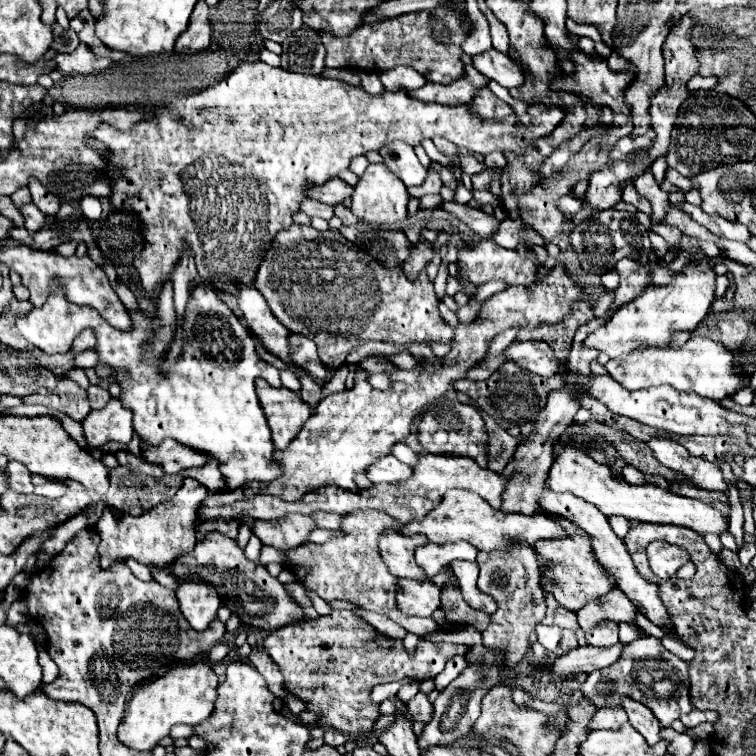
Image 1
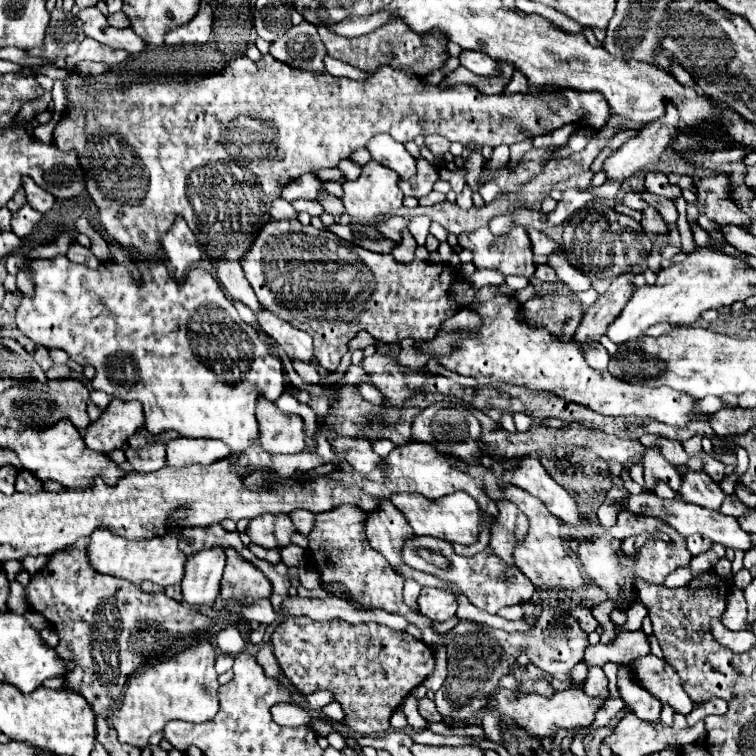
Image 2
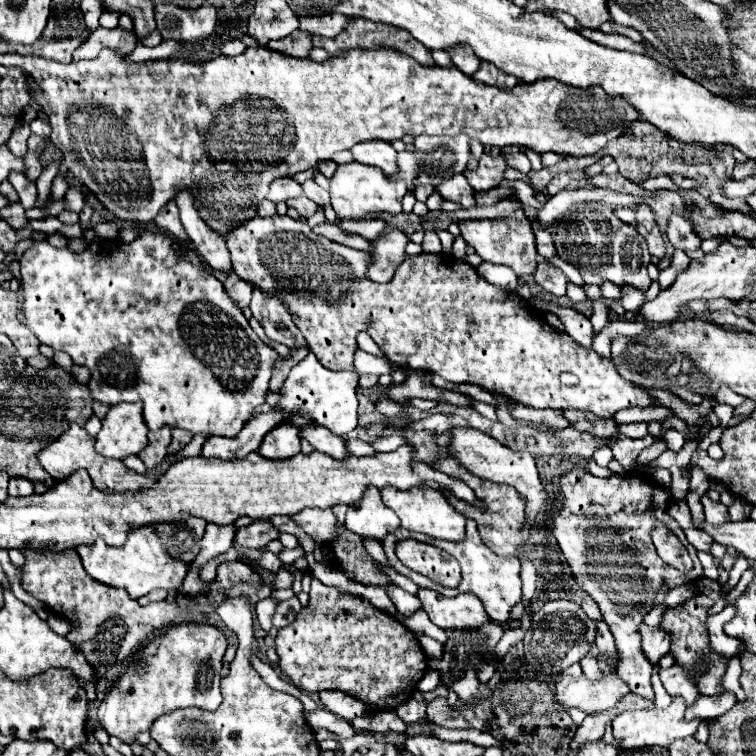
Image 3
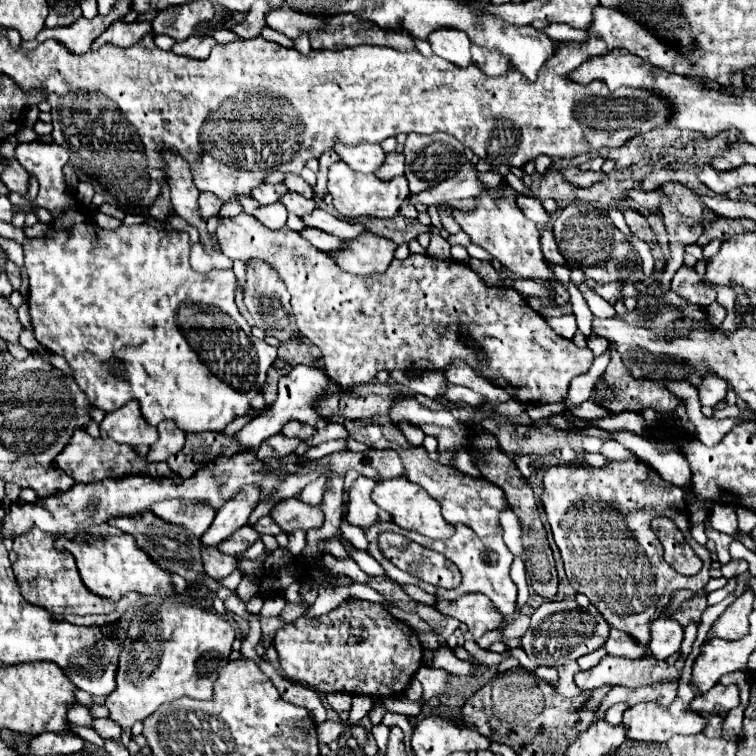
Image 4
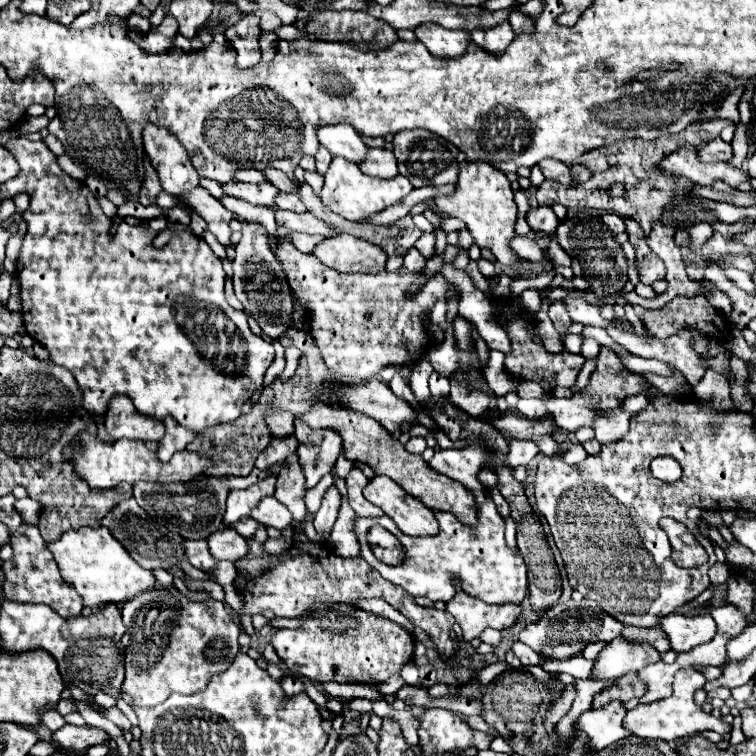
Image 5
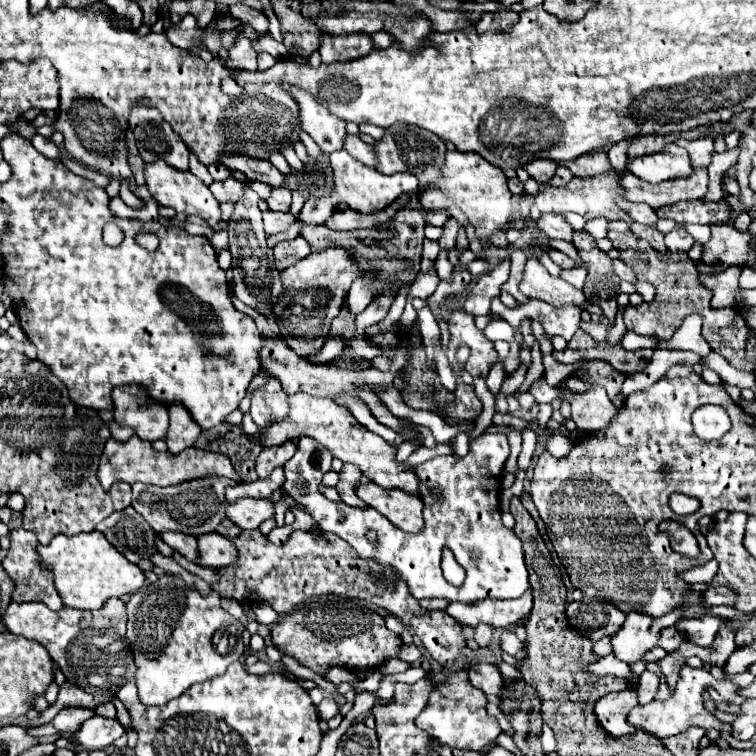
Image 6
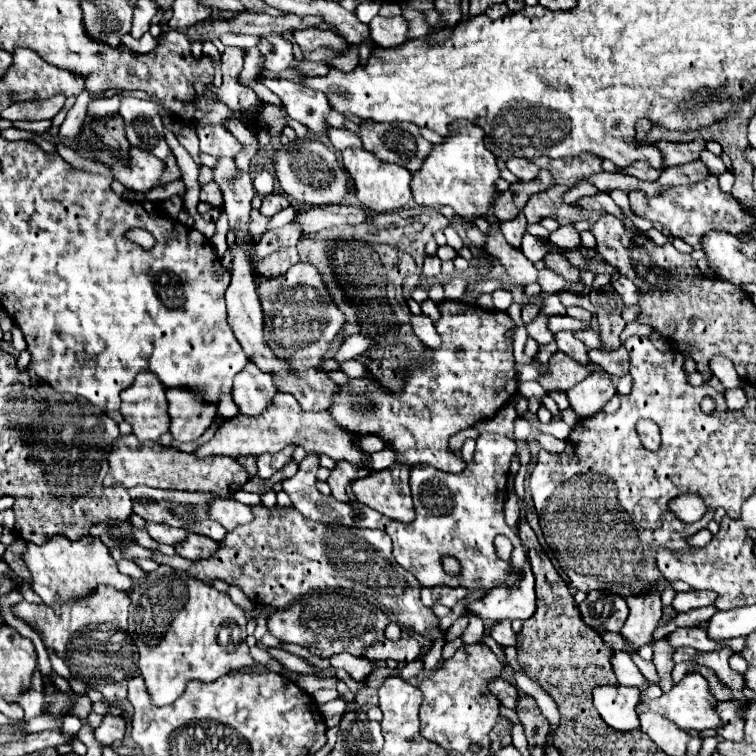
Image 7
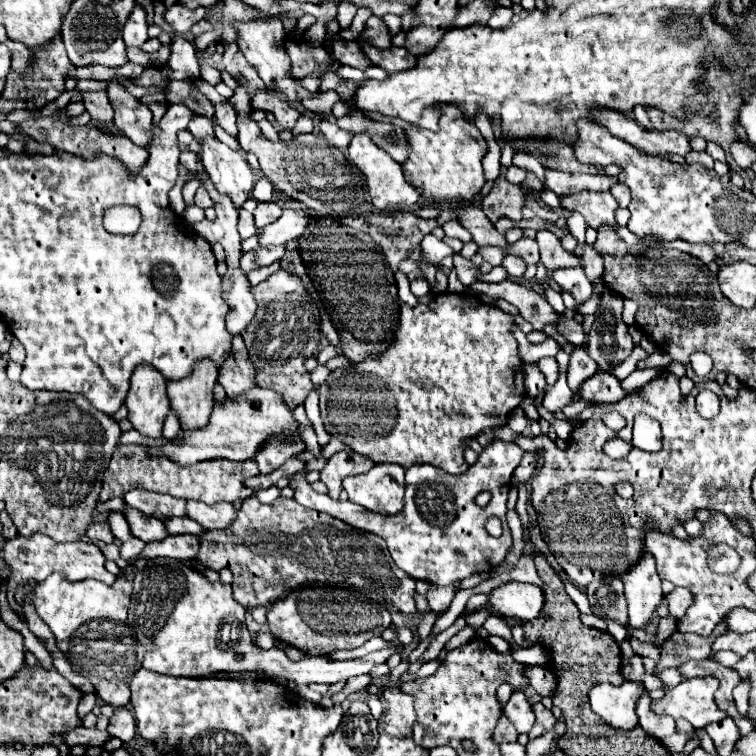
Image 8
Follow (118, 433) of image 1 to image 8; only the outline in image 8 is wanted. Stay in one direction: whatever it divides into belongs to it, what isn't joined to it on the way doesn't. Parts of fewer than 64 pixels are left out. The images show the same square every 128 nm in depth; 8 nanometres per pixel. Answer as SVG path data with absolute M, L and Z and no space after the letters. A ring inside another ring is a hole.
M140 364L130 380L126 406L134 430L148 438L160 438L164 420L170 412L164 376L160 376L156 368Z

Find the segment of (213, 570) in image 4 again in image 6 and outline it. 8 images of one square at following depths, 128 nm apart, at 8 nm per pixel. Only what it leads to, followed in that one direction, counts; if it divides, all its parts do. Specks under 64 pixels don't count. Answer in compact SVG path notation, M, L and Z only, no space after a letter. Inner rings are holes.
M162 532L162 540L164 540L168 546L172 546L178 554L182 554L186 560L190 560L190 562L200 560L198 542L196 542L194 536L180 534L180 532Z

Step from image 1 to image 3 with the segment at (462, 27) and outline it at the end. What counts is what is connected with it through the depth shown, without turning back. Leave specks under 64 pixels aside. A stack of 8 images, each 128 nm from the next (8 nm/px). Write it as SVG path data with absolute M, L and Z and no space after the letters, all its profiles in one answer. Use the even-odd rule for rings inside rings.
M350 18L346 30L336 36L336 38L320 38L314 36L314 46L324 48L330 56L340 56L344 50L348 50L348 42L354 48L392 48L392 50L402 50L404 54L412 56L418 64L422 66L434 66L434 58L430 50L426 50L420 42L416 42L408 32L388 26L382 22L372 22L364 18Z

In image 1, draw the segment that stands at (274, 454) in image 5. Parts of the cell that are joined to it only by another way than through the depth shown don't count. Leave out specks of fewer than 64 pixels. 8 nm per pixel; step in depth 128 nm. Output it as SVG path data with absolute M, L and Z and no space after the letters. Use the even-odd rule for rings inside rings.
M262 378L256 380L256 394L272 430L276 450L284 450L290 444L292 436L296 436L300 430L300 424L308 420L310 408L304 404L304 400L300 400L298 392L292 392L288 388L272 388Z

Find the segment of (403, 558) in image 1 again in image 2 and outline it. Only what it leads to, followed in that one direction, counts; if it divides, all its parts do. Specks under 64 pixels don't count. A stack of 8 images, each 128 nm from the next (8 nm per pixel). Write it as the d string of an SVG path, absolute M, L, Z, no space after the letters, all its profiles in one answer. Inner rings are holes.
M384 500L378 512L368 514L366 536L370 546L378 550L390 566L402 566L402 548L406 540L414 538L416 534L404 520L402 512L396 510L390 500Z

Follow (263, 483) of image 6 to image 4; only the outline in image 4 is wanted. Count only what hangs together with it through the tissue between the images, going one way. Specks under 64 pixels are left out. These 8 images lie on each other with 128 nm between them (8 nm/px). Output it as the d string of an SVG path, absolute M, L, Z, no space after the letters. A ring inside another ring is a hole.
M248 488L248 492L244 492L244 496L236 496L236 500L230 500L228 504L224 504L224 508L220 508L220 512L216 512L212 526L200 538L202 544L216 548L222 540L232 536L238 528L242 528L248 522L250 512L256 508L256 504L252 504L252 500L256 500L256 488Z

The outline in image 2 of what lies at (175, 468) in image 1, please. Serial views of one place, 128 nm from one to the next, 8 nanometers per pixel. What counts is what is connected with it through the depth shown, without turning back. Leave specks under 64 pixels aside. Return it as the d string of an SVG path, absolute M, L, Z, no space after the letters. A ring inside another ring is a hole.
M176 438L166 444L166 466L184 468L184 466L208 466L216 460L228 458L228 446L220 440ZM176 460L176 464L174 464ZM172 462L172 464L170 464Z

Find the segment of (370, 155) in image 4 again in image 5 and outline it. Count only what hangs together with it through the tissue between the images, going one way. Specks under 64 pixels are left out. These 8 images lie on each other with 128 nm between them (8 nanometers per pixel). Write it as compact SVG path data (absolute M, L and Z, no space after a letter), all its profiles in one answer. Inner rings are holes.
M350 124L324 126L320 128L318 136L320 136L320 144L326 146L332 152L332 156L342 156L346 160L352 160L354 164L364 162L368 154L368 146Z

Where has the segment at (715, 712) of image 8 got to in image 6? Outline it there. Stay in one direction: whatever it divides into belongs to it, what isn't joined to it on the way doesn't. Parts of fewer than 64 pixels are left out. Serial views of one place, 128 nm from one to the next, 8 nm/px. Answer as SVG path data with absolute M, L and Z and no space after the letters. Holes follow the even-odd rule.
M682 666L680 670L680 678L678 678L675 692L668 700L652 700L650 704L644 706L636 706L630 714L628 714L628 724L632 724L638 730L644 730L656 738L668 738L668 736L676 736L692 726L710 730L724 730L724 724L720 720L716 720L702 702L702 692L704 688L712 682L712 674L704 668L690 668L690 666Z

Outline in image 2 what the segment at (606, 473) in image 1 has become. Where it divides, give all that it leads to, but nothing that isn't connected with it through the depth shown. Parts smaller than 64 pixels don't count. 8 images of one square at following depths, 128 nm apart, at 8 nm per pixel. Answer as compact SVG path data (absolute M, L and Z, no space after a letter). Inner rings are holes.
M644 490L642 494L632 494L624 500L616 500L614 506L618 510L628 510L628 512L634 512L634 514L644 514L644 516L652 516L652 518L658 518L662 520L664 524L672 526L676 532L680 532L682 536L692 536L692 534L700 534L700 536L706 536L714 542L720 542L724 544L726 548L740 548L740 550L750 550L752 544L750 544L750 536L740 528L738 520L732 518L732 516L724 516L716 510L710 510L710 508L702 508L698 504L690 504L690 502L684 502L680 498L674 498L674 500L662 500L658 498L654 492L650 490Z

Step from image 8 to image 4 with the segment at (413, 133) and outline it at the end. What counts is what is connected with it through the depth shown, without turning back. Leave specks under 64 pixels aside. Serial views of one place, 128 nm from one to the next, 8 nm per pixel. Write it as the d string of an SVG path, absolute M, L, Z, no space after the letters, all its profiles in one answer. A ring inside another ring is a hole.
M506 188L502 200L492 200L490 194L484 190L478 196L478 208L476 212L452 212L454 220L462 226L462 230L470 236L472 244L482 246L492 254L492 258L500 260L502 266L516 274L518 278L532 278L532 280L552 280L559 281L548 266L544 264L544 256L540 250L540 232L532 220L528 220L520 208L516 206L516 192L512 188ZM570 283L565 288L571 298L572 312L576 318L578 330L588 338L592 335L591 322L594 316L576 285Z

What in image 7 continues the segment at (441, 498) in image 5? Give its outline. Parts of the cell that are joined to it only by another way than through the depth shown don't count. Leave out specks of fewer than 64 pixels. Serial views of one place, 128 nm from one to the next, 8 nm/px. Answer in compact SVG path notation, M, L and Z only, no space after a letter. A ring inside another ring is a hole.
M278 392L276 400L272 402L272 408L268 408L268 412L262 412L260 416L238 414L238 416L230 418L228 422L224 422L224 426L218 428L214 438L210 442L206 442L204 446L200 446L194 454L200 458L214 456L214 454L216 456L232 456L232 458L236 458L240 454L258 456L264 452L270 452L270 454L280 452L284 446L292 444L292 446L302 446L306 452L326 454L332 460L348 460L352 464L368 468L370 454L364 452L356 444L356 440L358 440L358 434L350 432L350 430L342 428L338 422L334 422L334 418L330 416L328 410L304 412L292 394Z

